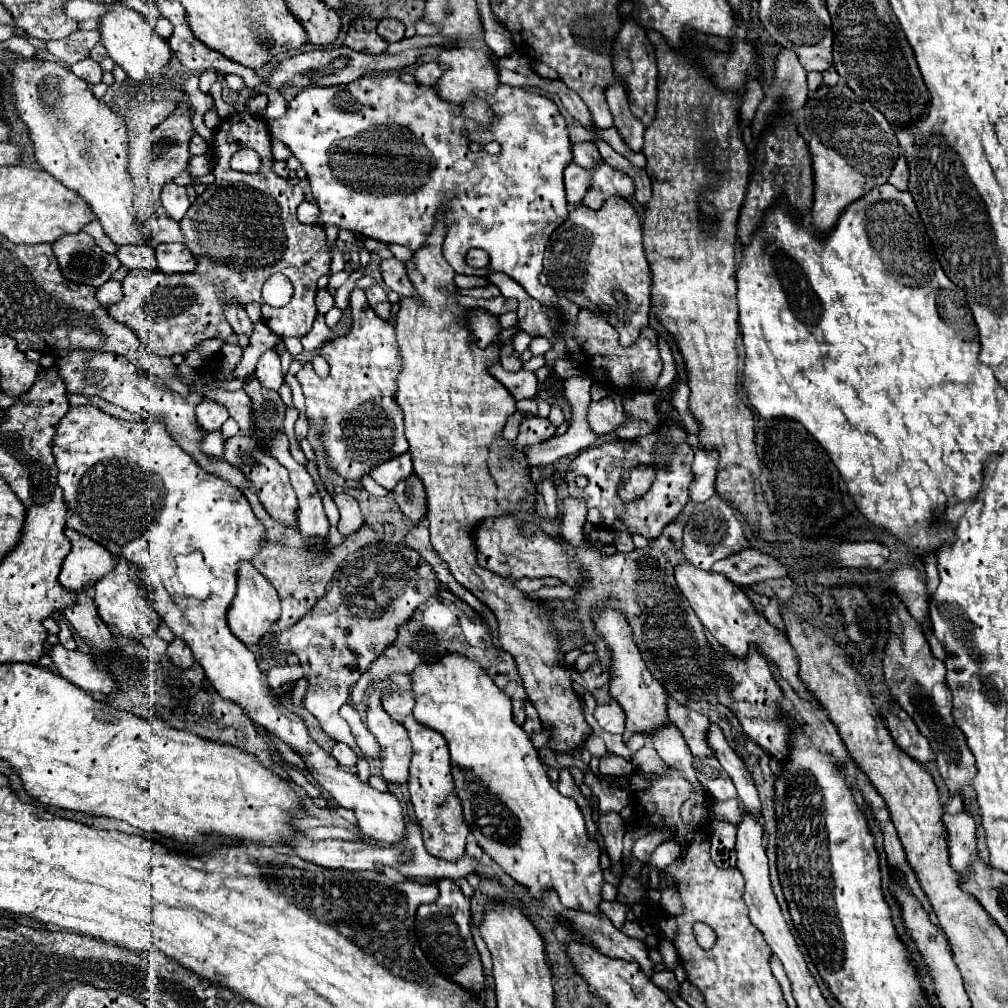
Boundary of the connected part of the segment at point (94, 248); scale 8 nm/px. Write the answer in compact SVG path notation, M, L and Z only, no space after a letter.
M84 231L60 237L52 249L62 275L74 283L100 287L120 267L118 257L104 253Z

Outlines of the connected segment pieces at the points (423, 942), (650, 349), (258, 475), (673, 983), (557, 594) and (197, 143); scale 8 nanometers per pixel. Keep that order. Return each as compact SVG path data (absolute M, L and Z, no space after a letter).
M450 879L438 881L438 893L440 895L434 903L420 905L416 911L414 931L420 941L420 947L440 975L458 983L462 989L480 995L486 989L486 983L482 975L480 955L470 935L470 899L466 899L462 891L456 887L456 883Z
M580 309L578 323L564 323L564 325L560 325L560 331L562 331L562 339L566 341L570 357L580 361L586 371L592 371L594 367L604 369L608 375L608 383L612 387L618 387L618 389L630 387L636 373L638 373L638 381L642 385L654 385L662 371L662 359L658 353L656 333L650 327L640 333L640 337L634 345L620 347L618 333L614 327L608 325L608 317L590 313L588 309Z
M236 435L224 443L224 459L244 473L244 477L256 489L258 501L264 505L268 515L272 515L272 519L278 525L296 527L296 511L298 511L296 493L292 491L288 471L280 463L276 463L276 459L270 453L256 451L256 443L252 443L252 439L248 439L244 435Z
M672 971L654 973L654 975L652 975L652 981L654 981L662 991L672 991L672 993L676 993L676 995L678 995L678 991L680 991L680 985L678 985L678 981L676 981L676 977L674 977Z
M561 584L554 587L545 586L537 591L528 594L532 599L542 600L572 600L574 599L575 591L567 585Z
M192 135L192 143L188 145L188 151L190 151L192 155L206 155L208 145L206 145L206 141L204 141L200 135Z

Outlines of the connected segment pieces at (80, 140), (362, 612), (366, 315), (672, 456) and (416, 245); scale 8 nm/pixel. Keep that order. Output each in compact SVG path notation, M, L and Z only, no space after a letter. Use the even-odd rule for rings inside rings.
M6 57L6 65L10 67L14 81L12 91L16 97L16 109L22 121L30 129L30 139L34 141L36 159L50 175L54 175L68 189L76 191L86 199L92 213L104 227L104 233L116 245L144 245L148 243L144 233L144 223L138 221L138 213L134 209L134 185L128 173L128 133L124 117L114 113L106 103L98 101L90 91L88 83L76 79L66 67L60 63L48 63L40 59L22 59L22 57Z
M378 535L374 543L354 551L340 569L336 569L326 595L318 599L312 613L278 637L282 651L298 655L304 677L310 681L304 707L318 719L326 735L346 743L358 757L366 759L348 723L338 715L338 709L348 701L350 687L368 671L370 663L394 643L398 627L412 619L418 605L422 605L438 585L440 581L432 565L418 551L402 543L382 541Z
M354 289L350 297L350 311L352 311L352 329L350 333L336 337L332 341L326 341L320 347L320 355L328 361L330 373L326 379L316 377L316 371L312 363L304 363L304 367L298 371L296 379L304 389L306 397L306 417L310 427L314 427L320 435L320 441L326 447L326 453L330 457L332 469L346 477L346 479L360 479L366 475L372 467L408 451L408 441L404 437L404 421L402 421L402 409L396 403L396 377L402 369L400 349L394 335L394 325L380 319L370 307L368 299L364 295L364 289Z
M668 417L666 421L668 423L662 425L660 431L654 431L652 435L644 435L634 441L616 439L610 443L602 443L598 447L584 449L570 463L566 473L570 495L586 501L586 519L594 527L626 531L630 535L640 533L648 541L654 541L664 531L666 525L678 519L678 515L688 503L688 487L694 481L694 473L692 473L694 453L686 443L686 433ZM638 463L652 465L656 469L656 481L652 483L650 491L644 497L636 501L622 501L616 493L620 477L630 469L634 469ZM578 477L586 477L588 485L582 489L576 487Z
M366 75L366 77L360 77L348 85L336 85L336 87L310 87L310 89L304 89L300 91L290 103L288 103L288 111L286 115L282 115L280 119L272 119L270 121L270 133L274 139L286 143L292 151L292 155L302 163L302 167L306 169L308 173L308 181L312 185L312 193L314 193L314 199L320 207L320 225L322 227L328 227L328 225L338 225L340 229L348 229L348 231L354 231L354 233L360 233L364 237L370 237L370 239L378 239L382 243L396 243L396 245L404 245L408 247L410 251L416 251L424 245L426 237L432 233L434 225L436 225L436 213L442 211L444 217L446 217L446 236L443 243L443 255L452 265L452 269L456 273L464 273L464 275L476 275L476 277L488 277L490 273L494 271L500 271L500 273L506 273L508 277L512 277L516 283L520 283L526 293L530 297L534 297L536 301L540 301L542 305L548 305L552 309L556 309L558 305L558 297L556 293L552 291L550 286L543 286L538 277L542 273L542 259L544 259L544 251L546 251L546 243L552 235L552 231L562 225L566 219L568 219L568 201L566 201L566 193L564 193L564 181L562 181L562 171L566 169L566 165L572 163L572 143L568 147L568 127L566 127L566 121L564 117L560 115L556 103L544 95L538 95L538 93L532 93L532 91L526 91L526 89L518 89L518 87L508 87L508 85L498 85L498 89L488 95L484 91L476 91L476 97L478 99L488 99L488 105L490 105L490 113L492 113L492 123L488 127L482 127L480 123L474 123L472 119L464 119L462 115L462 107L460 103L452 103L452 101L446 101L442 99L434 87L430 85L420 85L420 83L414 83L414 85L408 85L408 83L402 83L396 75ZM462 129L468 129L468 137L460 135ZM490 141L498 141L500 143L500 153L498 155L490 155L484 147L486 143ZM472 247L478 247L478 249L484 249L488 251L490 255L490 265L484 267L484 269L472 269L466 265L466 253L472 249Z

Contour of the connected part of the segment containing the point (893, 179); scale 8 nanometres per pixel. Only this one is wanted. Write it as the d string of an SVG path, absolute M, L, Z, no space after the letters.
M900 157L896 161L896 167L892 169L892 175L888 179L890 185L894 185L898 191L908 191L908 177L910 177L910 171L908 171L908 163L904 157Z

